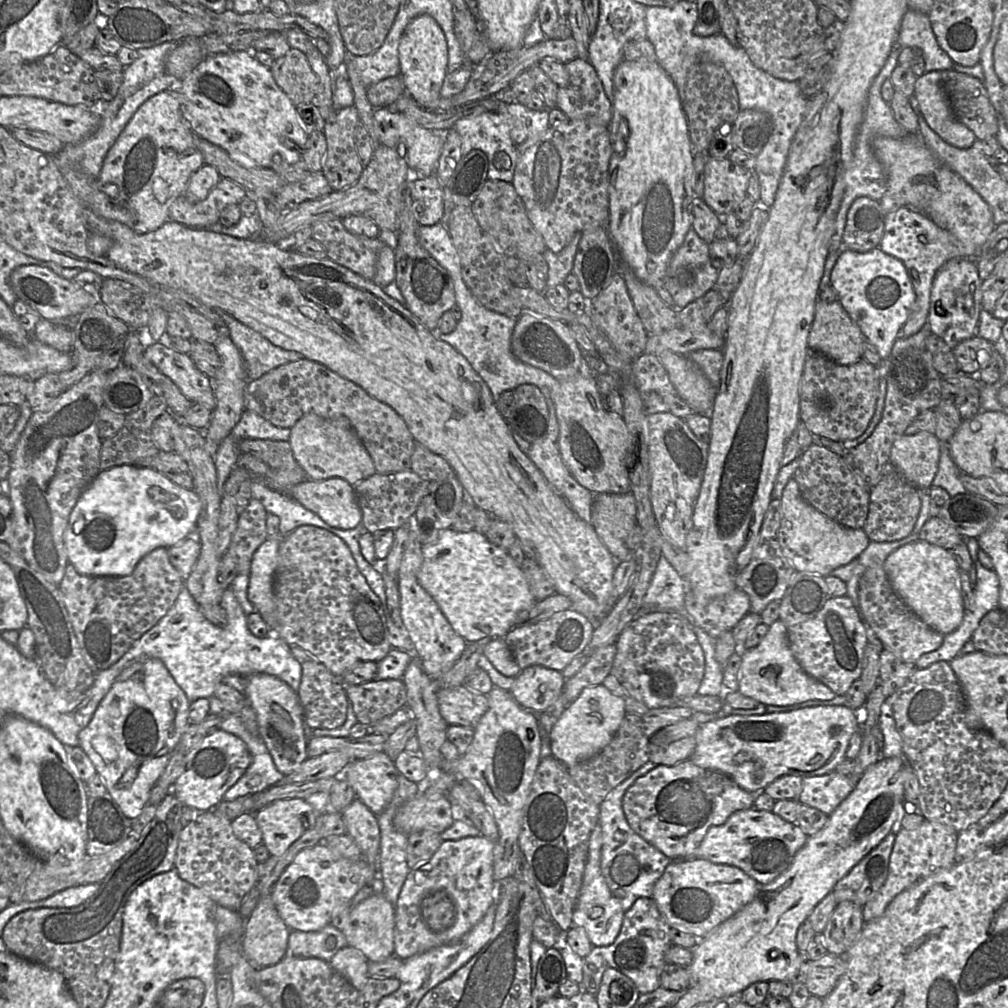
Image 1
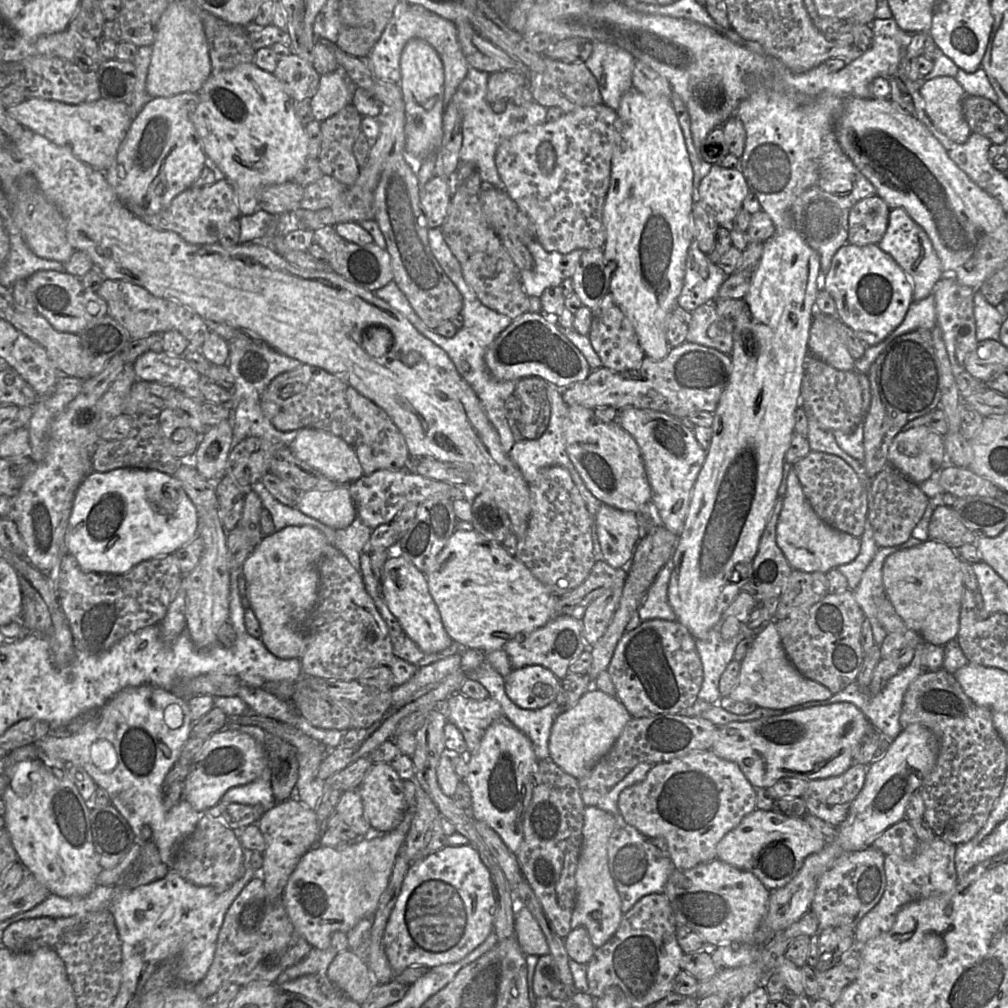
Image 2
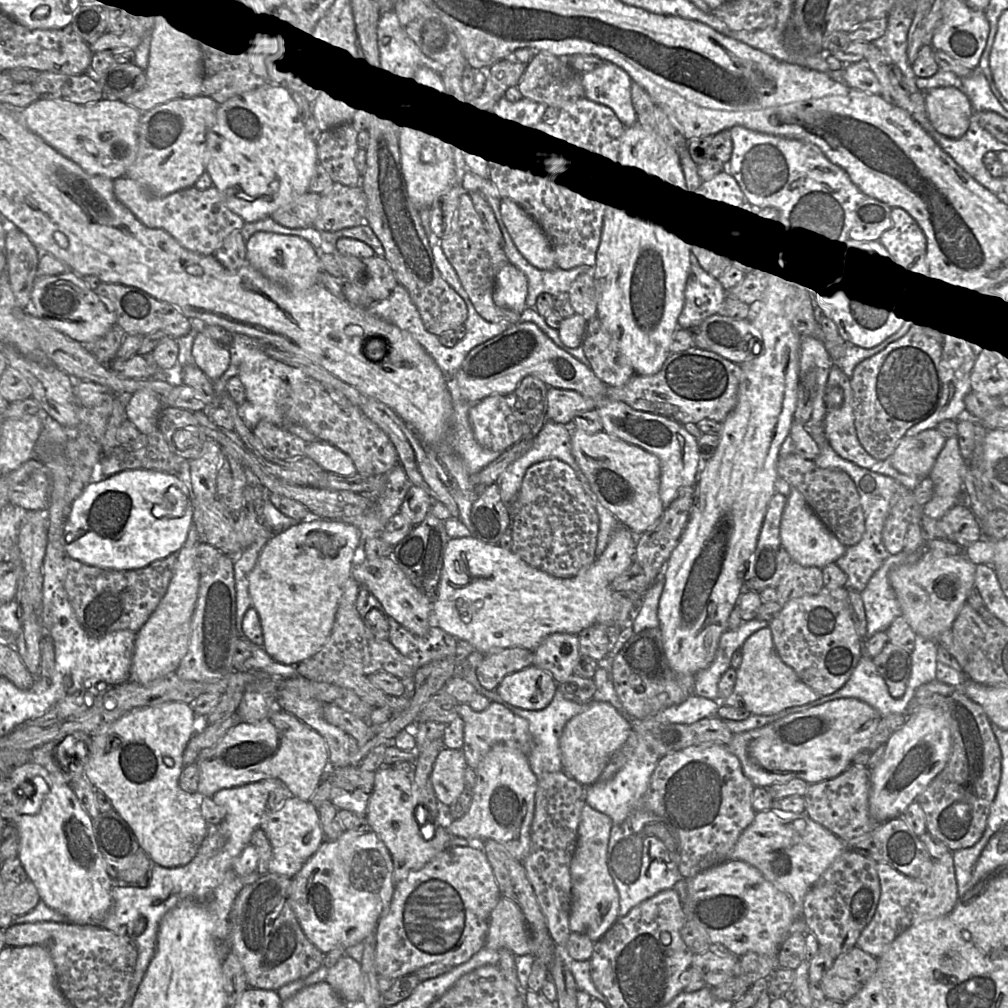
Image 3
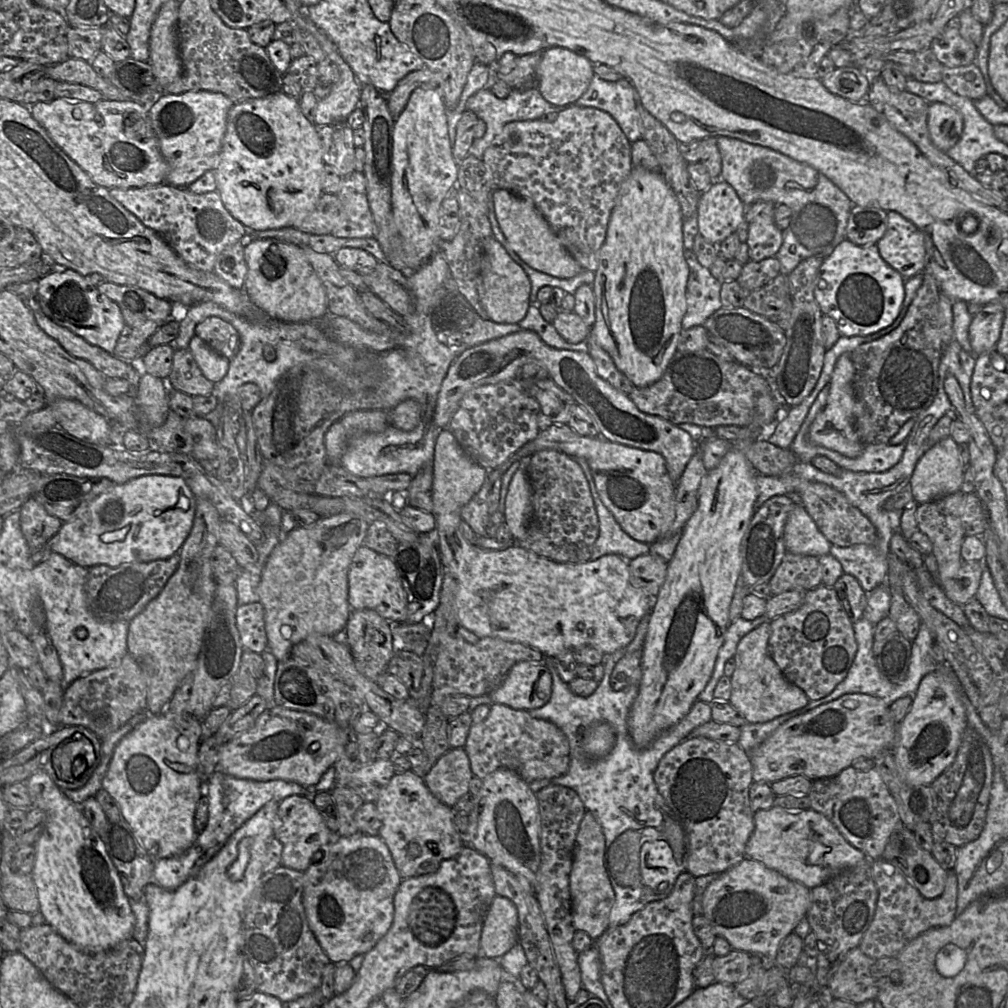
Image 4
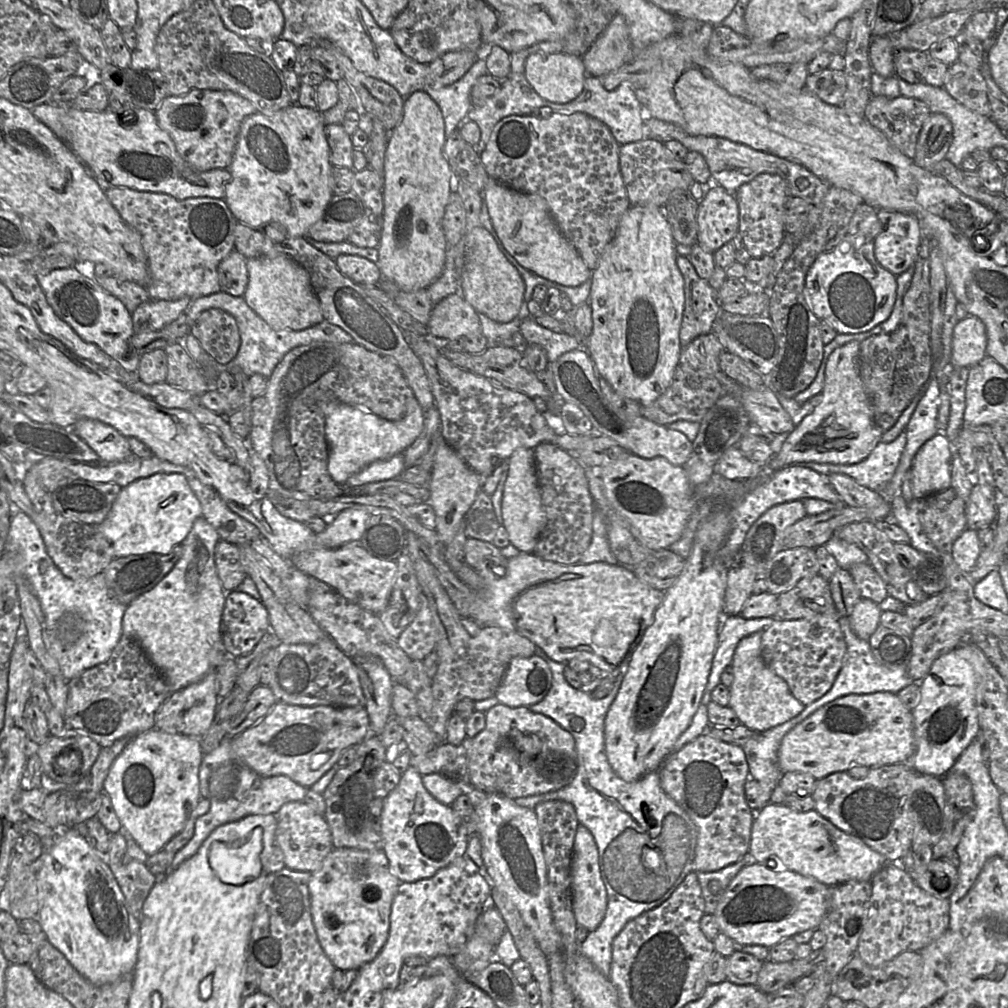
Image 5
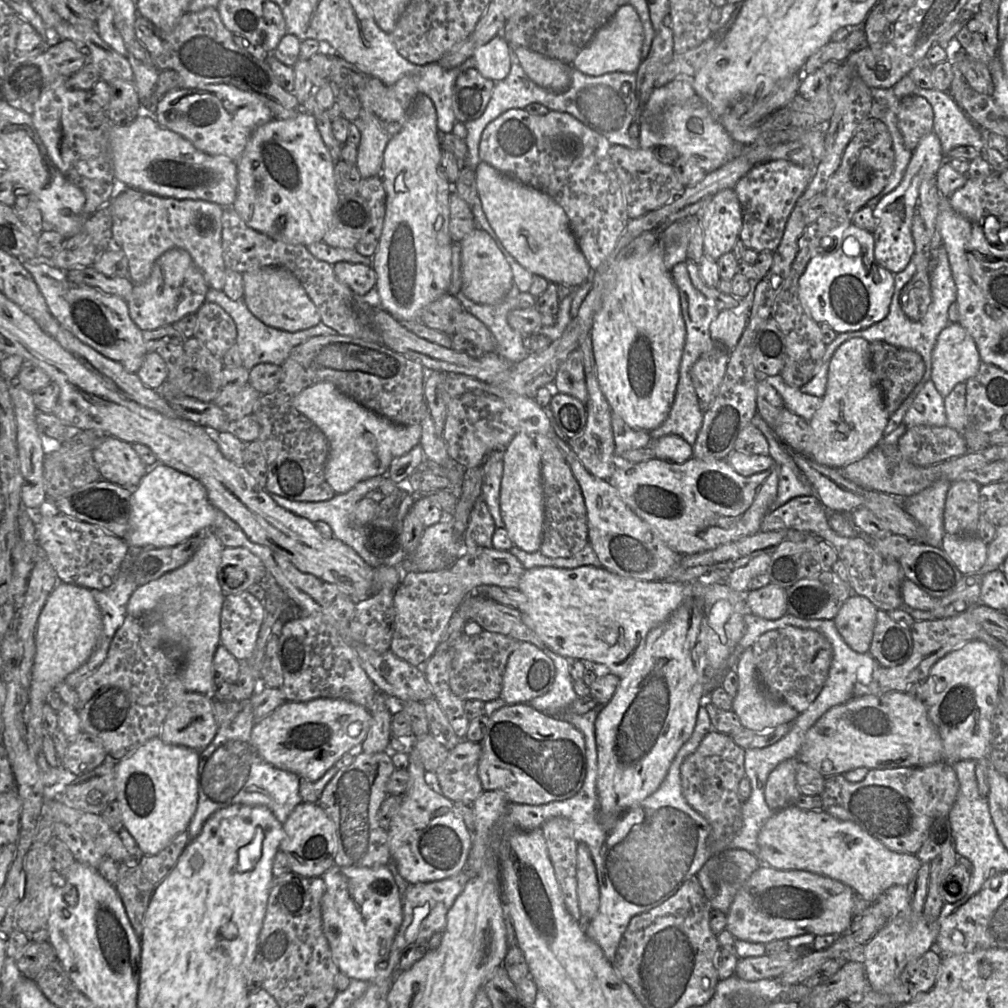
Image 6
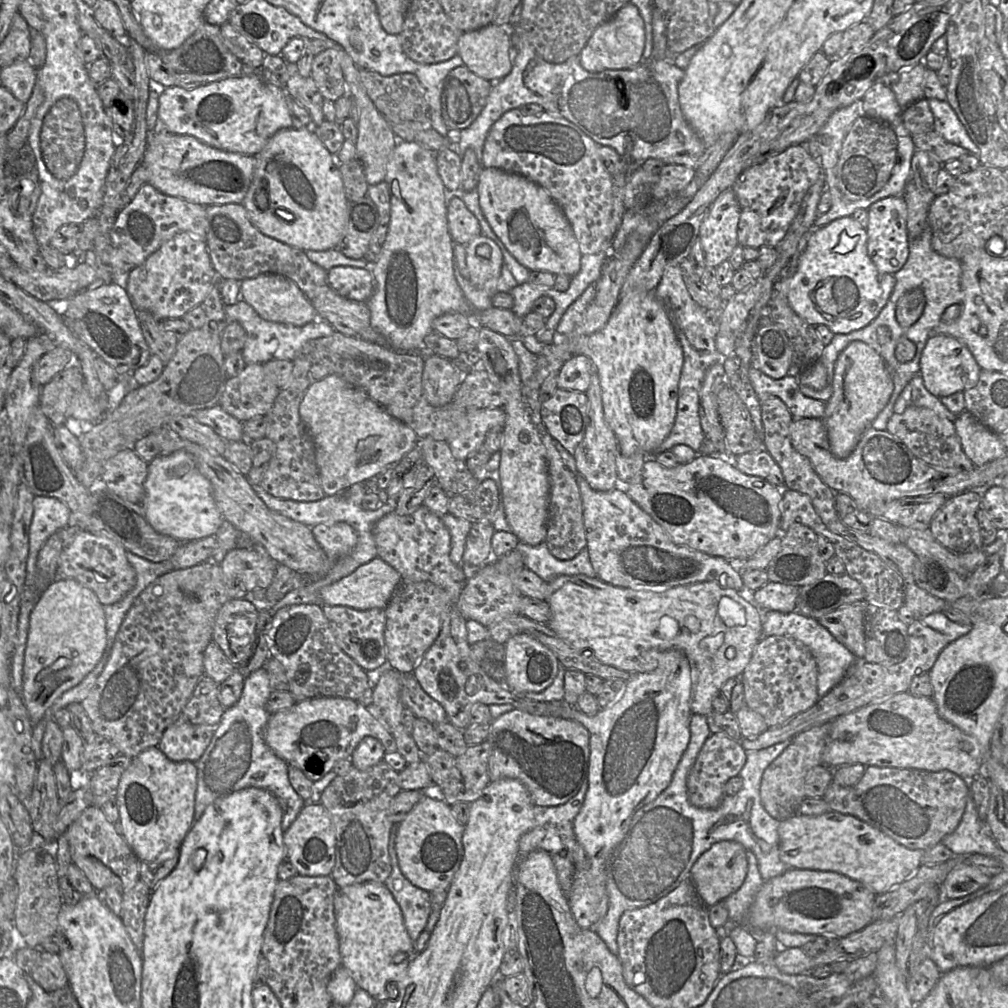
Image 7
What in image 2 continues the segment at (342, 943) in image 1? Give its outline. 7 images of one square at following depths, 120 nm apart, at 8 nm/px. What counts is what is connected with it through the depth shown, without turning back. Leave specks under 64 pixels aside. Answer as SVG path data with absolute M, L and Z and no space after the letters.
M312 947L304 959L288 967L278 976L274 983L275 987L309 974L325 975L336 955L337 952L332 947L324 950Z

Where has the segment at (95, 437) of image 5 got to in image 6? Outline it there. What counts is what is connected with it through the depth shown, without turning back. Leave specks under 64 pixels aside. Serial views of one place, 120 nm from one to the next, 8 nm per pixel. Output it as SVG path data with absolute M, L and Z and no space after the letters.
M110 435L98 443L93 458L101 479L128 489L134 489L148 470L132 444Z

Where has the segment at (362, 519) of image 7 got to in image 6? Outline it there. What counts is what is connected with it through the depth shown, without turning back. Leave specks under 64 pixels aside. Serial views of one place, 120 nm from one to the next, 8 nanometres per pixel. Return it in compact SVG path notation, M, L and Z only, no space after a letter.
M374 476L365 480L358 482L354 487L352 487L348 492L343 494L336 494L333 498L326 501L320 502L301 502L301 501L291 501L281 496L273 493L268 493L271 499L280 507L285 510L298 515L300 517L306 518L312 523L317 521L323 521L327 523L333 533L333 536L350 546L367 564L376 568L380 565L390 565L399 566L404 559L403 550L399 550L398 553L388 557L387 559L378 559L369 554L365 547L366 538L366 527L365 526L355 526L350 523L350 516L355 510L357 503L365 497L365 495L373 490L378 489L383 476Z

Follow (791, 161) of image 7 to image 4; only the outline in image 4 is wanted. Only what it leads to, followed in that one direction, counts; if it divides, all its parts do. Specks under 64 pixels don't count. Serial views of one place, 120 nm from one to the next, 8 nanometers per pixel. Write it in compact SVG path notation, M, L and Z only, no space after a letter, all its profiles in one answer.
M758 201L746 207L745 221L748 224L746 243L752 261L762 261L775 257L779 251L783 236L774 221L775 204Z

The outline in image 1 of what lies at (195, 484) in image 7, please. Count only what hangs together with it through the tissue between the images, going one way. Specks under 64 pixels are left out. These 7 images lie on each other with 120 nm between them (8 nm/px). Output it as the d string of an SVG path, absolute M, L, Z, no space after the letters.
M119 465L100 471L83 490L69 515L68 525L64 532L64 545L68 563L72 564L78 573L86 576L128 576L133 572L138 562L154 549L158 547L169 548L180 543L189 536L194 536L200 511L201 501L198 494L193 489L189 490L175 484L152 467Z

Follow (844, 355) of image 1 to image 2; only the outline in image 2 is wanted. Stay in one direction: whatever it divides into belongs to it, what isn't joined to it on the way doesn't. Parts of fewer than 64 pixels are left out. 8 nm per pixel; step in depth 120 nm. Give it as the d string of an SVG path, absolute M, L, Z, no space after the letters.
M817 313L810 327L809 352L840 371L854 369L855 359L846 346L846 333L842 321L837 316Z

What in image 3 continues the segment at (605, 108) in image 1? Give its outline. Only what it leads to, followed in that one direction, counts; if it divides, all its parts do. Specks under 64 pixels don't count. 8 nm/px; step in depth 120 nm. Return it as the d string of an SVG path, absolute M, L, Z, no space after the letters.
M538 52L532 58L516 87L524 98L558 110L571 102L584 98L581 74L574 71L566 59L546 52Z

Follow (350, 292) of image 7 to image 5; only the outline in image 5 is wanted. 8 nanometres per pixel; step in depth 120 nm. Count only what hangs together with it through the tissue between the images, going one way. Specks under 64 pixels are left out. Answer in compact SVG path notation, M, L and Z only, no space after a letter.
M341 254L335 262L341 273L358 285L378 285L381 279L381 271L377 264L364 257Z

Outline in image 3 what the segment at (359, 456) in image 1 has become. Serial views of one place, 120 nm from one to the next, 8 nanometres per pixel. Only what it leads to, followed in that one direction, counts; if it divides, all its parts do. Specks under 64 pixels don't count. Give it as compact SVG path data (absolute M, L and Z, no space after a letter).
M316 439L307 443L304 455L314 460L328 473L342 476L357 473L352 459L328 442Z

